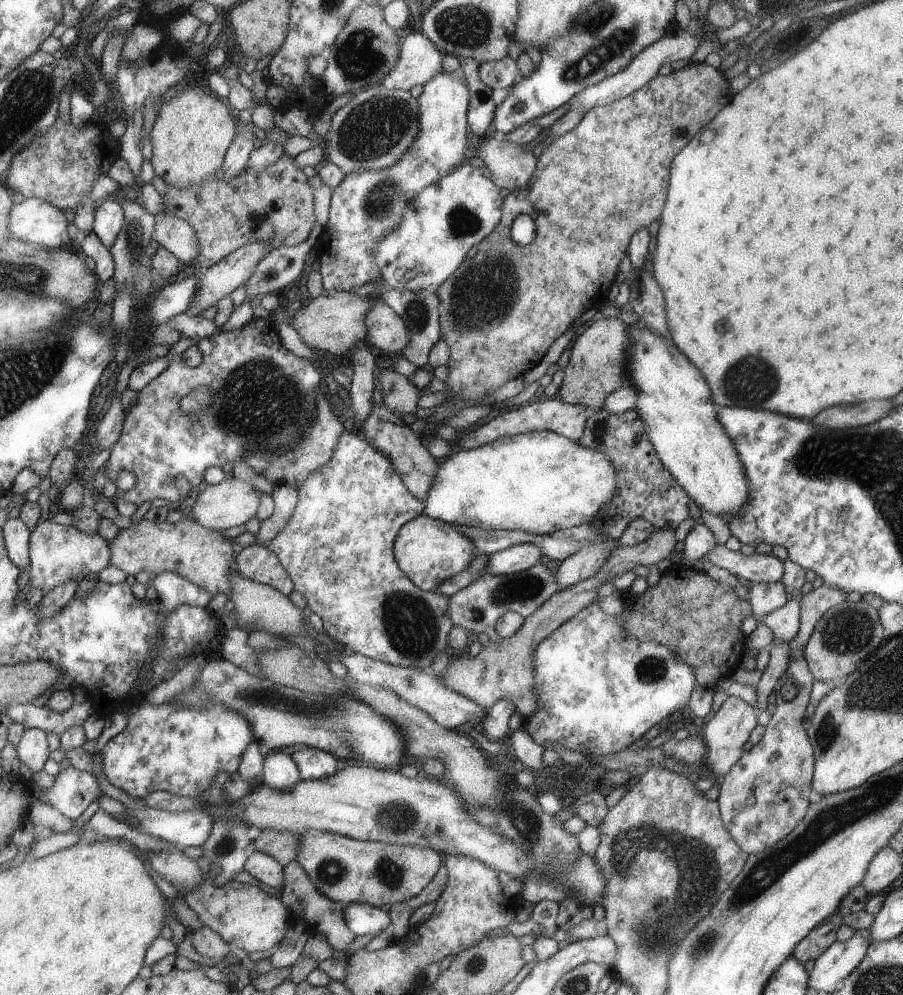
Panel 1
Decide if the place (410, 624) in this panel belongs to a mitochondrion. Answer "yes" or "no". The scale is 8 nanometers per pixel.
yes

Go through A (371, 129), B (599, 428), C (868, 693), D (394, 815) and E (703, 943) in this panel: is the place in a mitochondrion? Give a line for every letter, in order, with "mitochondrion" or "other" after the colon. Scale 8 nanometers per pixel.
A: mitochondrion
B: other
C: mitochondrion
D: mitochondrion
E: mitochondrion

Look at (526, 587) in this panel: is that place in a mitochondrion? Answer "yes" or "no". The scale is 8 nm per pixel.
yes

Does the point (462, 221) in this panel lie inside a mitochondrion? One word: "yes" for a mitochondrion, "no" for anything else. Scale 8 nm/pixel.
yes

